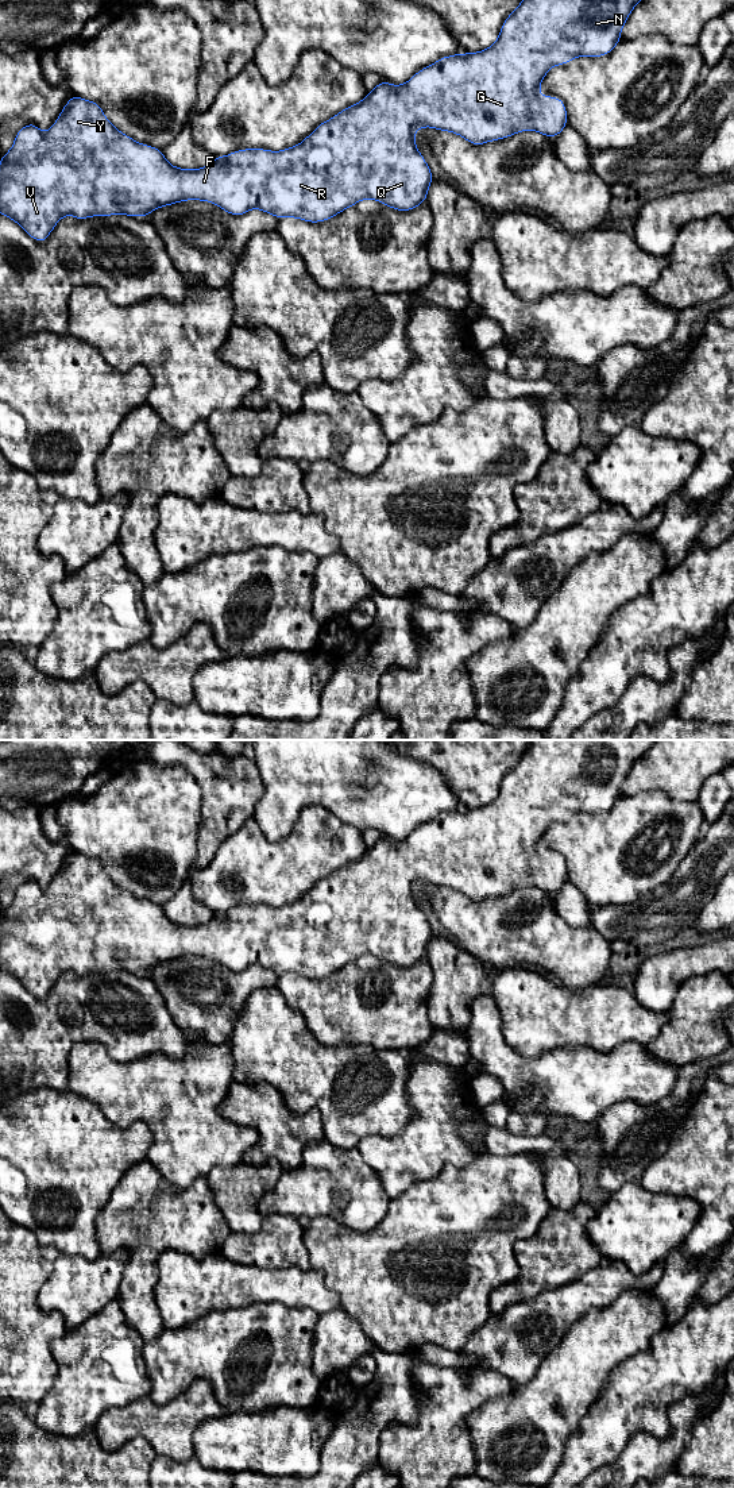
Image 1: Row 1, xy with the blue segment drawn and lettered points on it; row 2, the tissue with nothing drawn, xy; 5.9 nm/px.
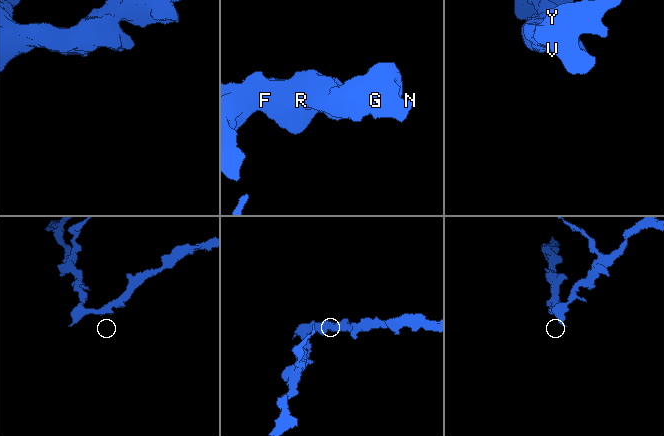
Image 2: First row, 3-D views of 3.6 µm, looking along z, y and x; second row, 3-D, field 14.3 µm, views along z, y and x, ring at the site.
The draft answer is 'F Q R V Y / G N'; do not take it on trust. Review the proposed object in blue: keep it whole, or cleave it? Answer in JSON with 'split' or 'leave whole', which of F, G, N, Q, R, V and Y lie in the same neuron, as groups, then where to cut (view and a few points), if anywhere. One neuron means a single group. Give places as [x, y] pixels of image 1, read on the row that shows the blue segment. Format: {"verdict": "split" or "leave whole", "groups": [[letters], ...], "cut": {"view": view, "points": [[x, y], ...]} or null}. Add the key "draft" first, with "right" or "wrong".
{"draft": "wrong", "verdict": "leave whole", "groups": [["F", "G", "N", "Q", "R", "V", "Y"]], "cut": null}

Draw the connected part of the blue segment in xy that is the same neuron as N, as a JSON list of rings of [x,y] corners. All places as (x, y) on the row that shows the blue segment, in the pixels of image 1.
[[[522,0],[519,5],[506,18],[499,31],[497,42],[487,47],[486,50],[478,53],[464,53],[443,57],[434,63],[418,70],[409,81],[403,85],[391,85],[386,80],[382,80],[367,96],[340,111],[333,117],[318,124],[314,131],[308,135],[300,144],[285,149],[282,151],[270,151],[259,147],[236,150],[229,155],[213,157],[212,162],[206,167],[201,169],[182,169],[171,166],[161,149],[138,143],[131,136],[120,132],[104,115],[101,105],[85,100],[73,95],[63,109],[61,111],[58,119],[51,126],[51,128],[43,134],[36,124],[27,123],[22,130],[15,134],[15,142],[11,150],[0,157],[0,215],[9,217],[16,221],[23,231],[26,231],[34,240],[45,243],[50,232],[55,228],[61,217],[72,215],[78,220],[85,220],[92,216],[112,216],[112,215],[127,215],[134,217],[150,216],[150,213],[157,208],[165,208],[170,204],[182,203],[186,200],[200,200],[208,201],[219,205],[227,213],[233,216],[242,216],[258,208],[266,213],[275,216],[278,220],[282,217],[295,217],[309,223],[321,223],[328,219],[341,213],[344,209],[358,204],[364,198],[374,198],[383,205],[393,209],[407,212],[414,209],[422,203],[426,203],[428,189],[434,178],[425,158],[418,151],[414,139],[416,130],[422,127],[432,127],[439,131],[449,131],[457,134],[468,140],[474,146],[480,146],[491,140],[501,140],[509,138],[517,132],[526,130],[534,130],[550,139],[556,138],[565,127],[567,123],[567,107],[564,101],[557,96],[545,97],[538,92],[538,86],[542,84],[544,77],[550,68],[556,65],[567,65],[576,57],[596,58],[600,55],[607,55],[613,49],[621,42],[621,31],[631,14],[633,8],[641,0]]]

